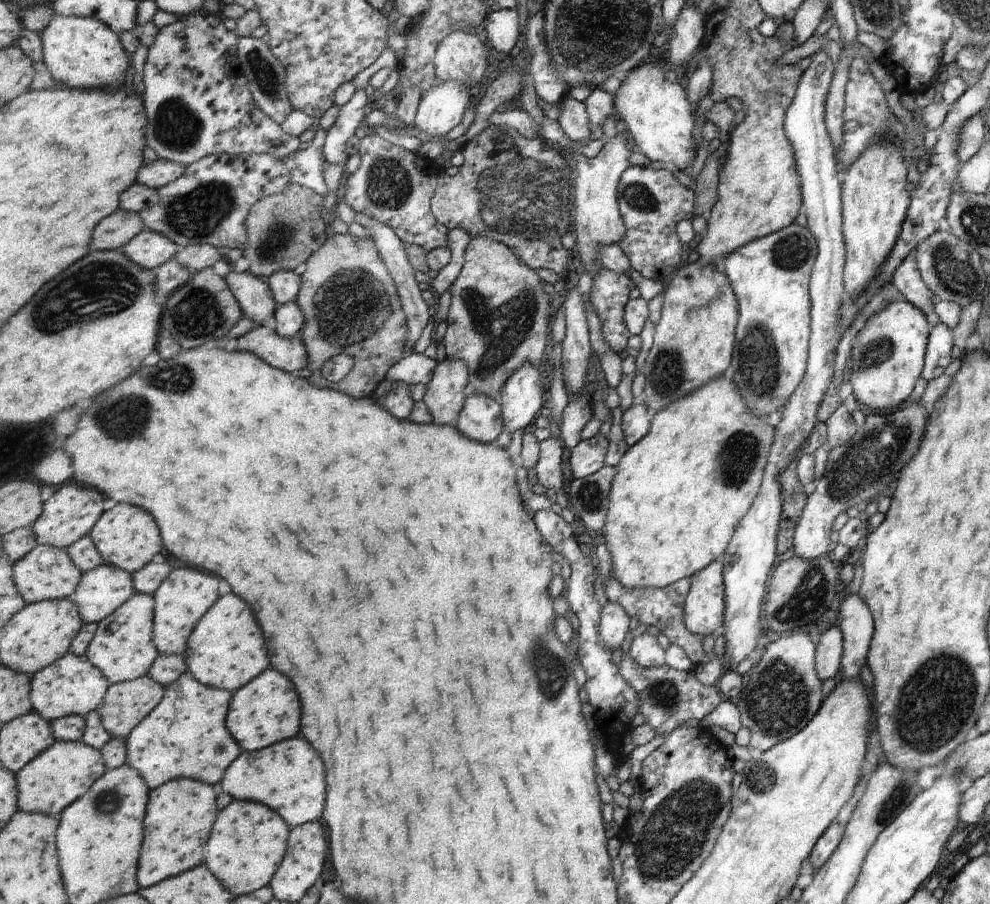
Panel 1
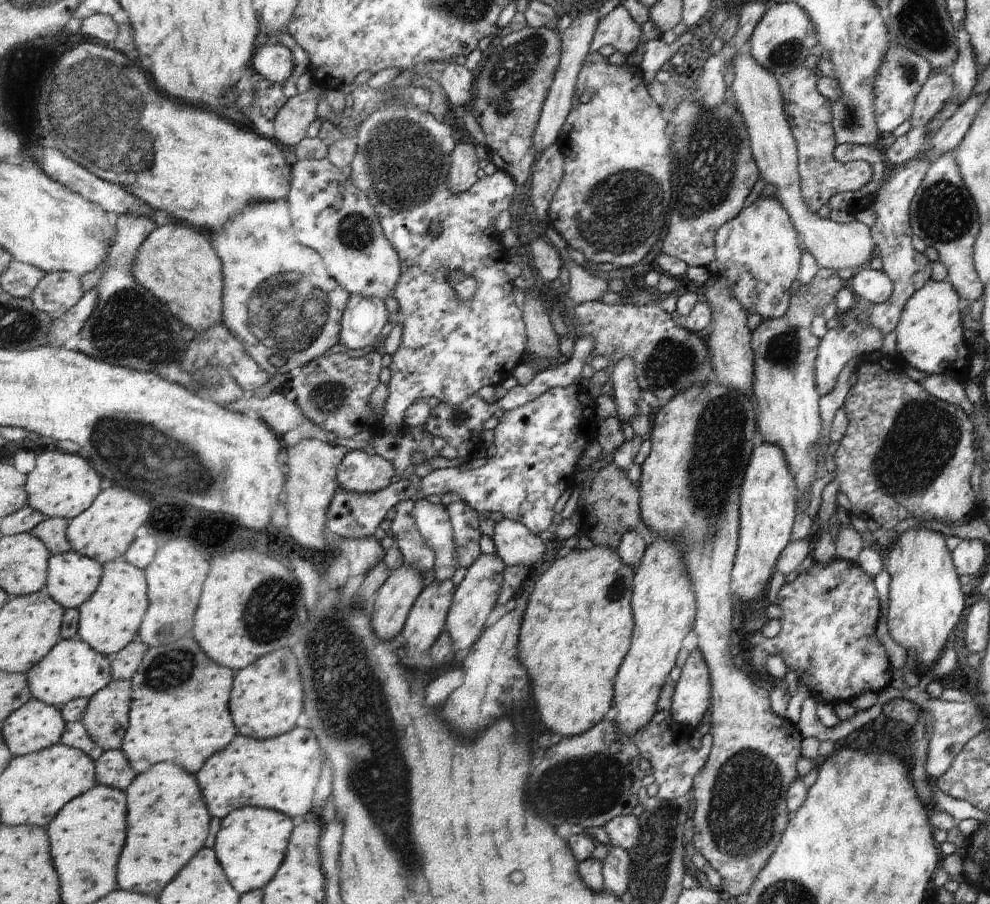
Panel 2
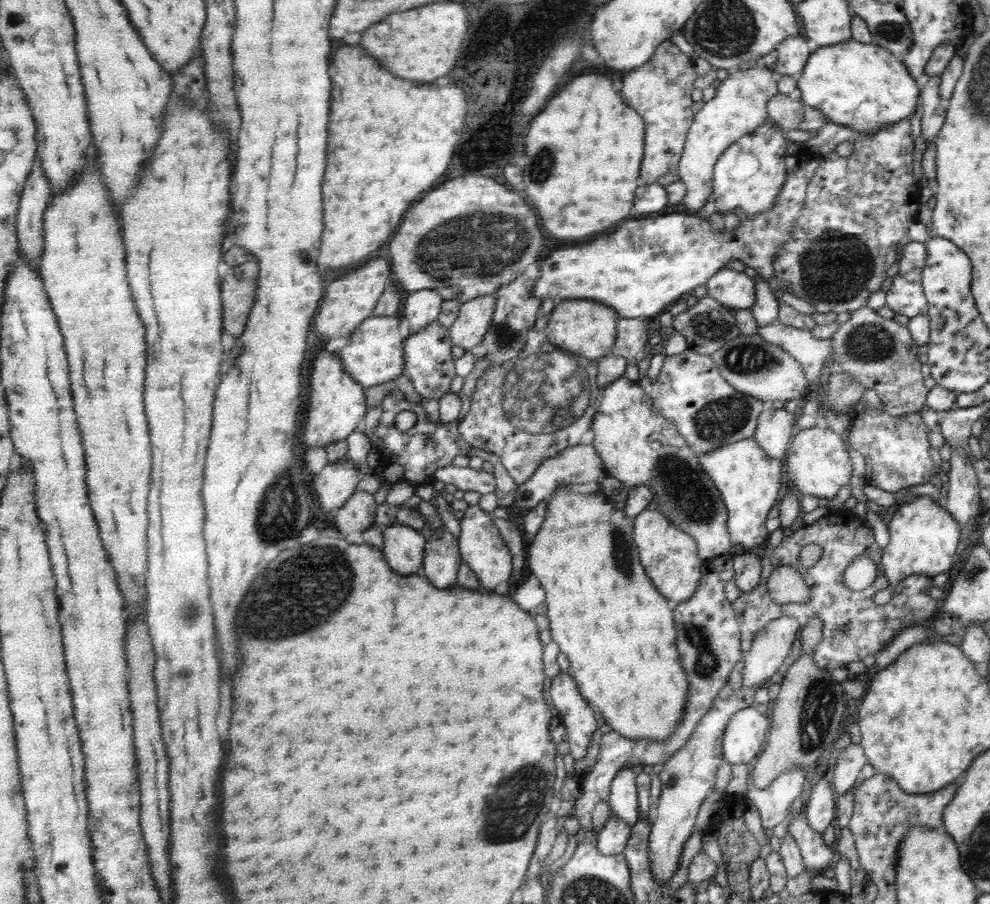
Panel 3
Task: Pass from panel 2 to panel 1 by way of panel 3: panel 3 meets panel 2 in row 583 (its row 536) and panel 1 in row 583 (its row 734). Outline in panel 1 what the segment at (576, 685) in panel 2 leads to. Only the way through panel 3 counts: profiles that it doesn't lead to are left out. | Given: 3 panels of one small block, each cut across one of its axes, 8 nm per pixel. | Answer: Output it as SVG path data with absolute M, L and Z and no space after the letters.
M724 376L714 380L714 384L706 383L693 394L677 400L670 407L655 412L650 434L631 447L618 465L617 477L611 494L609 519L602 532L606 542L612 544L614 576L620 579L621 584L629 589L666 588L682 579L693 577L698 571L702 571L710 563L716 561L720 554L725 554L732 542L734 531L740 526L741 520L748 514L749 508L753 506L760 494L767 458L774 439L775 429L768 423L767 416L758 416L750 412L745 405L745 397L741 395L741 391L738 392L736 384Z

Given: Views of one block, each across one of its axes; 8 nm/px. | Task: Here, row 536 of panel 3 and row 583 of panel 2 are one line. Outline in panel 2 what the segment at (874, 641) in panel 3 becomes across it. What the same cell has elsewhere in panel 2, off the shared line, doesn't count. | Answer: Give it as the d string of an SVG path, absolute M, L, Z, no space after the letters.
M836 559L828 564L814 562L811 568L802 572L793 582L784 583L776 596L782 609L778 618L780 632L773 638L766 638L758 632L758 646L750 650L750 664L754 670L764 670L768 654L780 656L788 670L796 674L799 682L810 688L816 702L836 705L850 703L864 692L884 690L893 679L892 666L886 651L876 637L876 624L879 618L880 602L873 578L864 572L857 563Z

